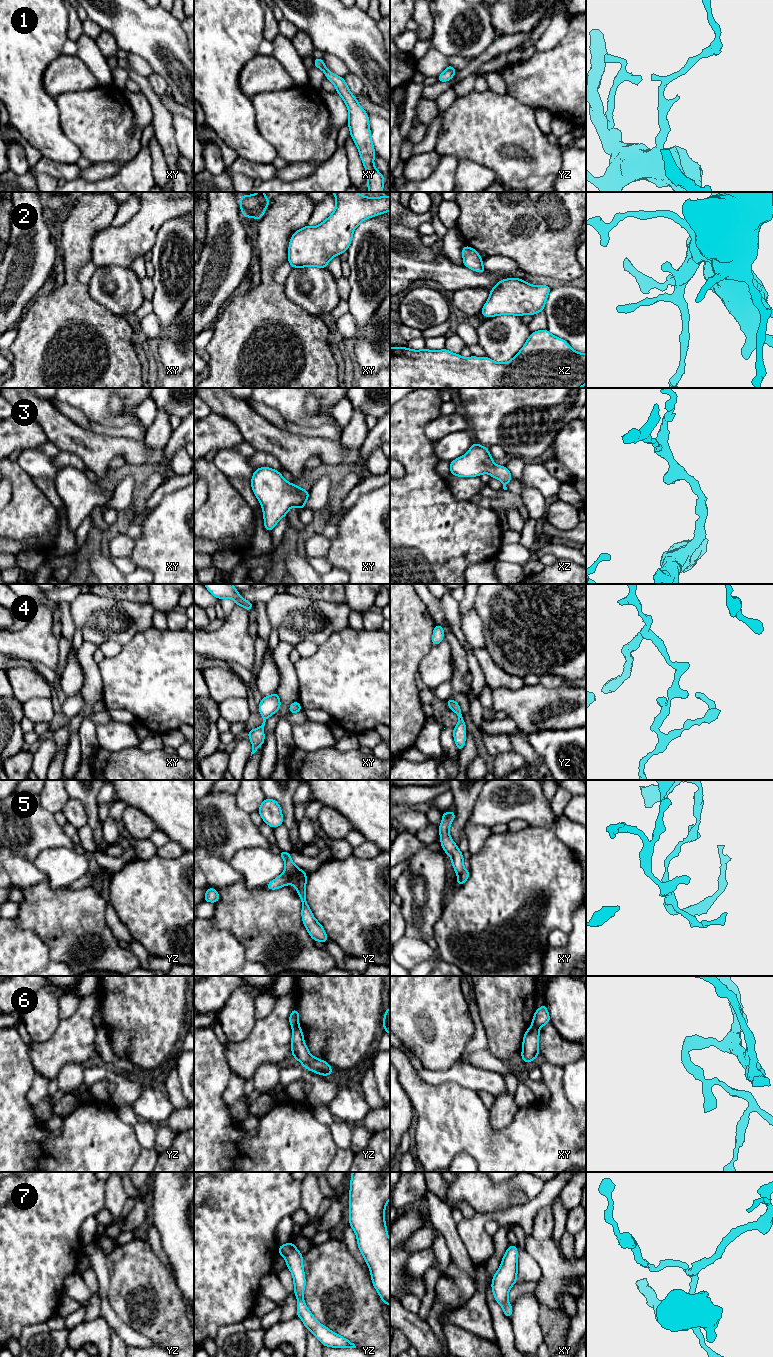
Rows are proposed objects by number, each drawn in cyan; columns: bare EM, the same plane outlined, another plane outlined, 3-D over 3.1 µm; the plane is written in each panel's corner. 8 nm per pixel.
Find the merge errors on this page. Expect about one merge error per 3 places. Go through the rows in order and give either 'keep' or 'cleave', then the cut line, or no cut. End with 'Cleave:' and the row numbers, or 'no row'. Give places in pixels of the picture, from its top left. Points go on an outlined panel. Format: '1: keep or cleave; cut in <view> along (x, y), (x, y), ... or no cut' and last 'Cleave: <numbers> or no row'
1: keep; no cut
2: keep; no cut
3: keep; no cut
4: keep; no cut
5: cleave; cut in yz along (284, 871), (291, 875), (292, 882)
6: cleave; cut in yz along (298, 1025), (292, 1027)
7: keep; no cut
Cleave: 5, 6

